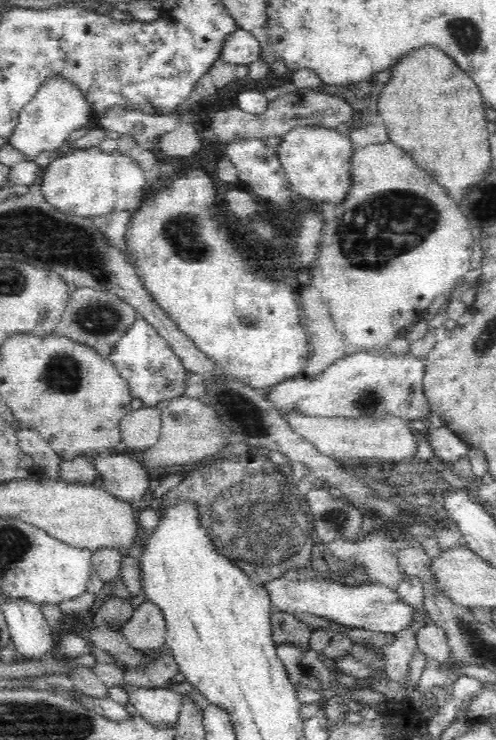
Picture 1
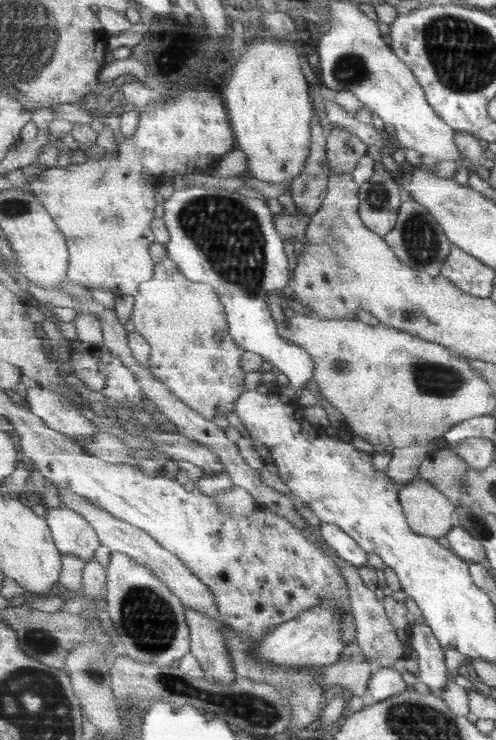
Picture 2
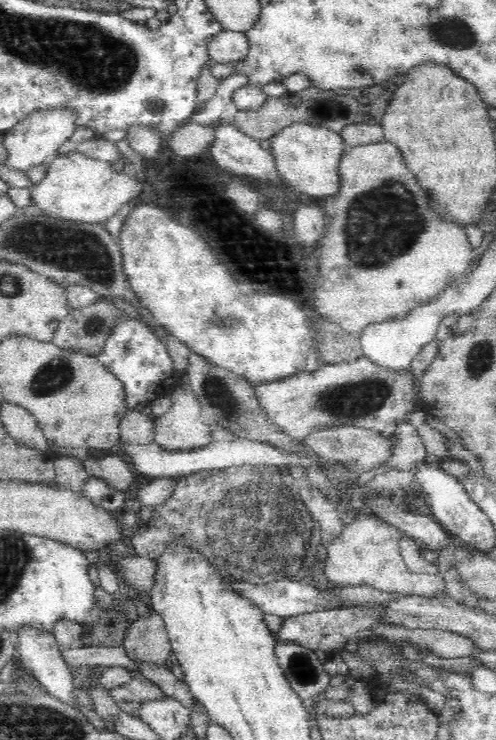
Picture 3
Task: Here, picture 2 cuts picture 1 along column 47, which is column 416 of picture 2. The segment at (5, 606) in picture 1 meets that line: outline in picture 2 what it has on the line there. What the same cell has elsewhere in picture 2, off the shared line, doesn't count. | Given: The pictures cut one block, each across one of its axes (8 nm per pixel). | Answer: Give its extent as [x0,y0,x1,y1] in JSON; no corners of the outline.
[408,621,449,696]

